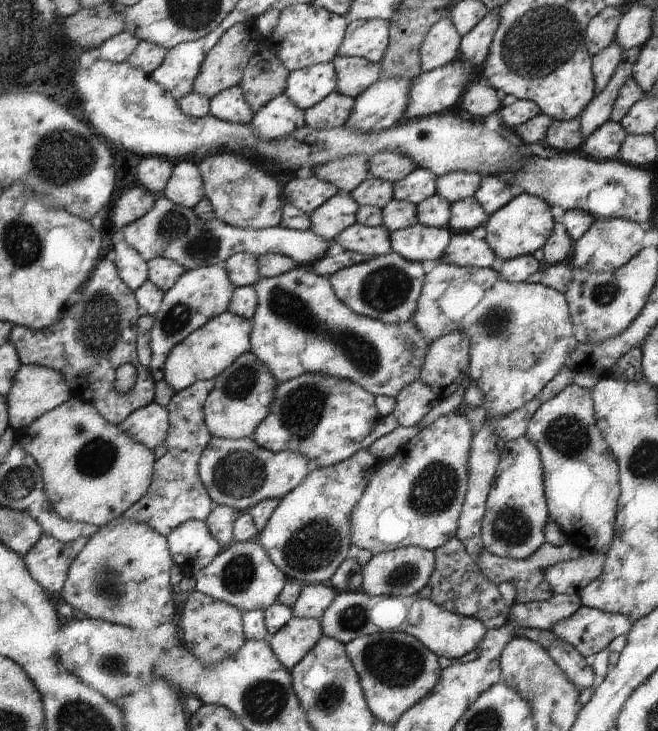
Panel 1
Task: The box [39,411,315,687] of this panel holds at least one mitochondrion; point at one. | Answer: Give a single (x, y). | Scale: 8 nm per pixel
(239, 474)

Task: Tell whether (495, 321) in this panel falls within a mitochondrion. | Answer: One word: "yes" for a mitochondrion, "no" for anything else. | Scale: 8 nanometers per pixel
yes

